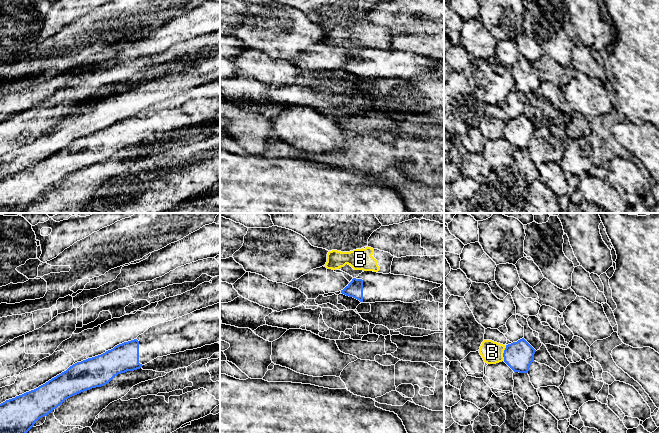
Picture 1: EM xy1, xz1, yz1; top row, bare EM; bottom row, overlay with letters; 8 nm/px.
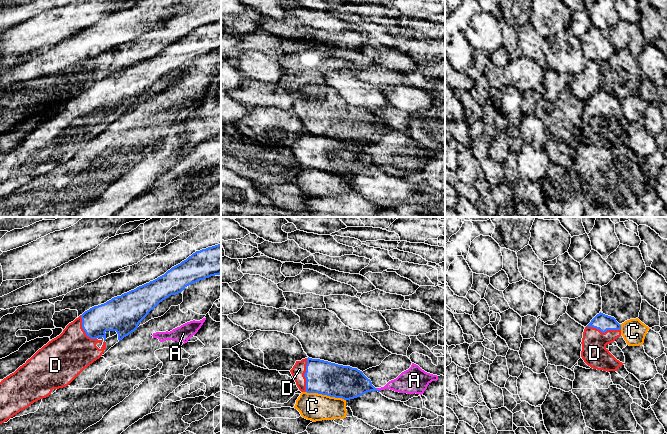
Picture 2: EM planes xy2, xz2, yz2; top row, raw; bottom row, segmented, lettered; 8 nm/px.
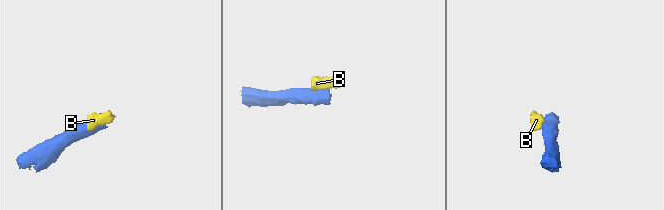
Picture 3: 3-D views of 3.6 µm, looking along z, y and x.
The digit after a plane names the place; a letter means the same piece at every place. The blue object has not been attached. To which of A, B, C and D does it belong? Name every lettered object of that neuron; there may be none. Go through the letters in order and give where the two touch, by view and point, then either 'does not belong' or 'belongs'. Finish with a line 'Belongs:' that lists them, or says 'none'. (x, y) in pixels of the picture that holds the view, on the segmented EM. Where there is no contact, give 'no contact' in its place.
A: contact xz2 (378, 390); does not belong
B: contact yz1 (503, 353); does not belong
C: contact xz2 (325, 394); does not belong
D: contact yz2 (603, 332); belongs
Belongs: D

